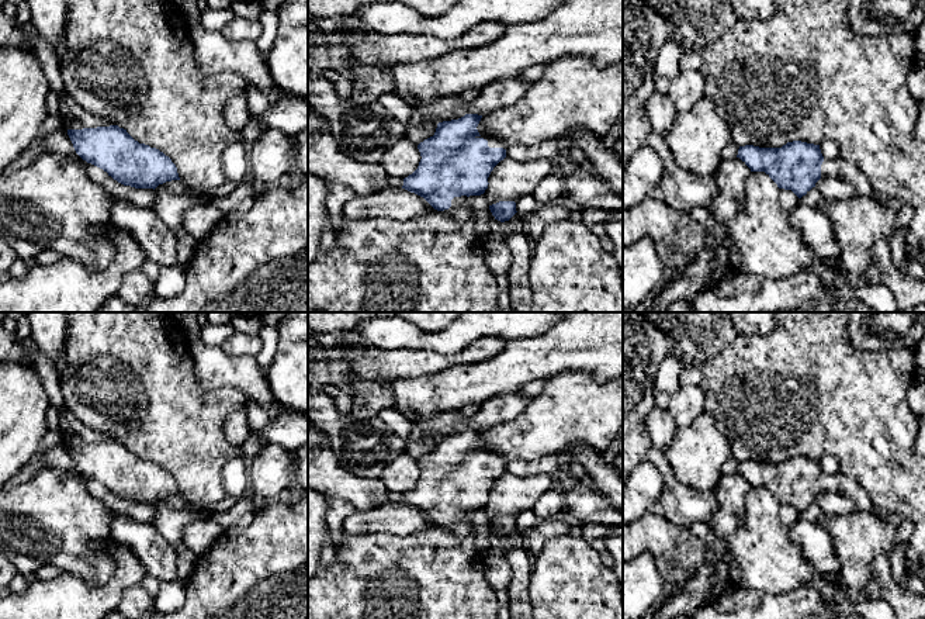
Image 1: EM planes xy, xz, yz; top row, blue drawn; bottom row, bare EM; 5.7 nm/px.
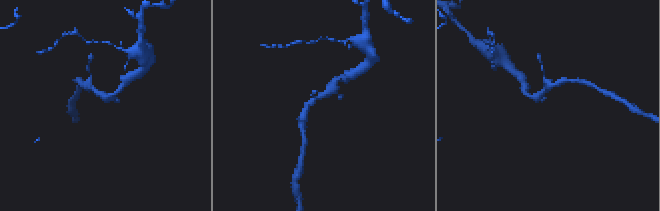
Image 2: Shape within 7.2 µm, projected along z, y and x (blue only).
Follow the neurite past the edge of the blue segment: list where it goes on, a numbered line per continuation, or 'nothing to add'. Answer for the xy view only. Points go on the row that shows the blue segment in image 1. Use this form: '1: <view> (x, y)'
nothing to add

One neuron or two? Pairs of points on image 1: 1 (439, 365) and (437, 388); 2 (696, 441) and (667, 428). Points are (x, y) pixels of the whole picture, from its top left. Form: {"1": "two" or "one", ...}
{"1": "two", "2": "two"}

